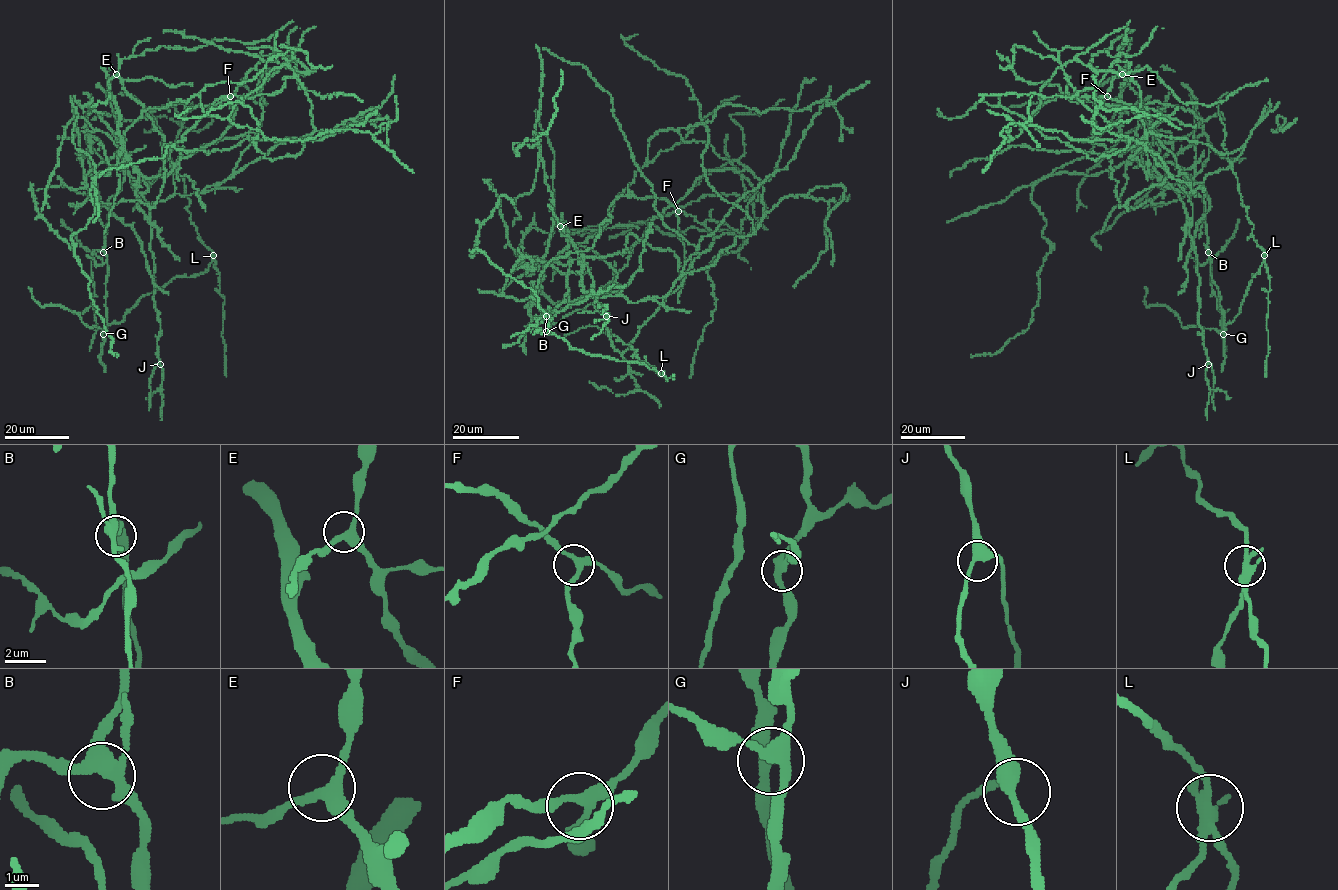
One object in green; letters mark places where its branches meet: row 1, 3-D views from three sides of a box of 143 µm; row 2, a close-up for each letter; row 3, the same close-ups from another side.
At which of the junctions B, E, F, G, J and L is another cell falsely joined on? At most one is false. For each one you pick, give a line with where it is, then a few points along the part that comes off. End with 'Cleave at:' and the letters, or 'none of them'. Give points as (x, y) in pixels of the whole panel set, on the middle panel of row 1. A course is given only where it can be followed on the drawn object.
L: Place: (661, 373). Course of the part to remove: (661, 373), (645, 361), (642, 363), (636, 351), (610, 331), (604, 333), (598, 326), (587, 326), (563, 337)
Cleave at: L

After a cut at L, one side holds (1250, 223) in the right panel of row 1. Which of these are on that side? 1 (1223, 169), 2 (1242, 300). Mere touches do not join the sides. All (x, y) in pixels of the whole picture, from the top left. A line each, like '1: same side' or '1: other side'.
1: other side
2: other side

